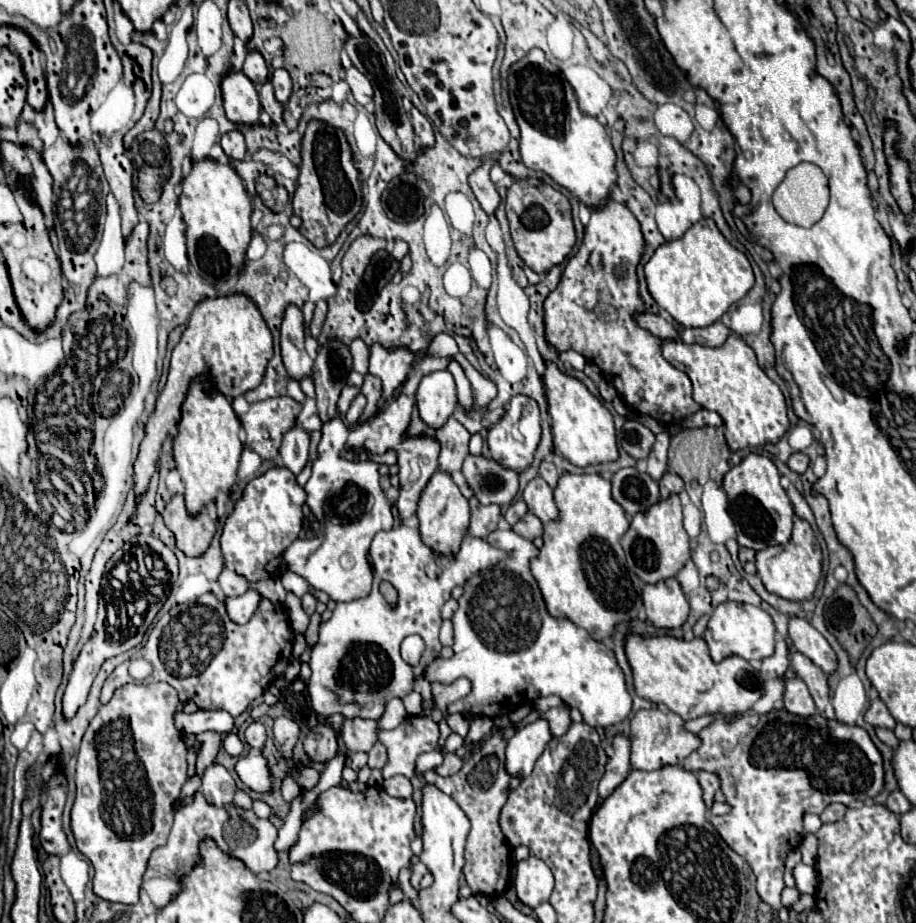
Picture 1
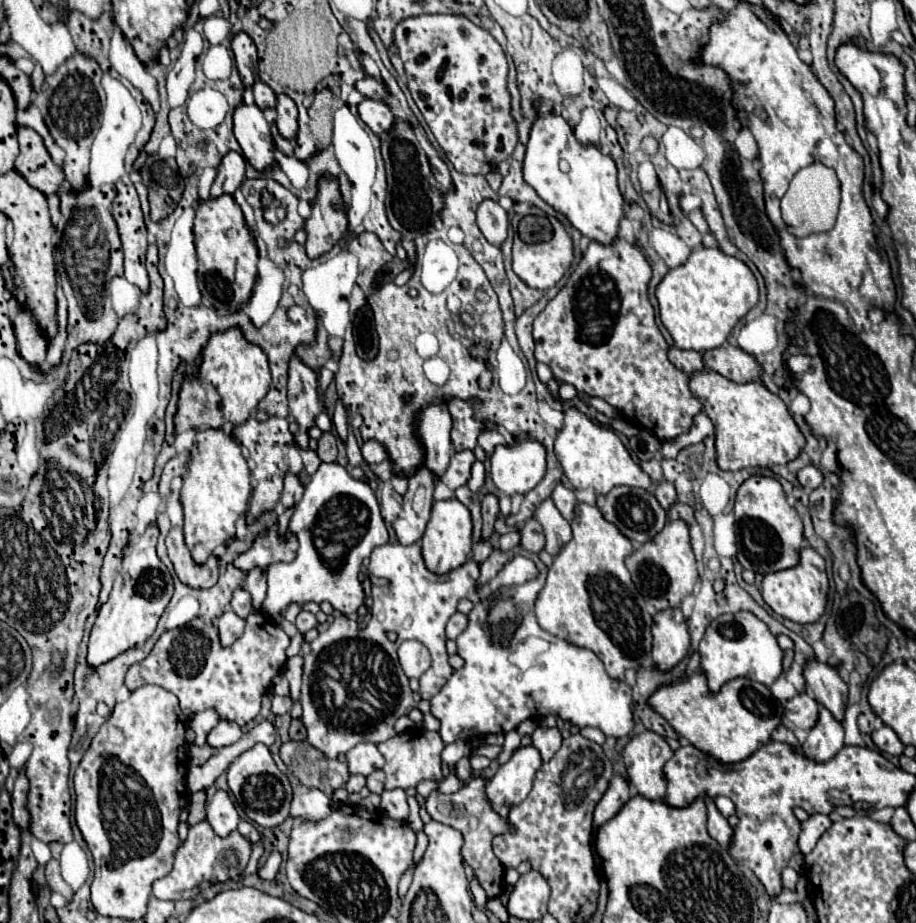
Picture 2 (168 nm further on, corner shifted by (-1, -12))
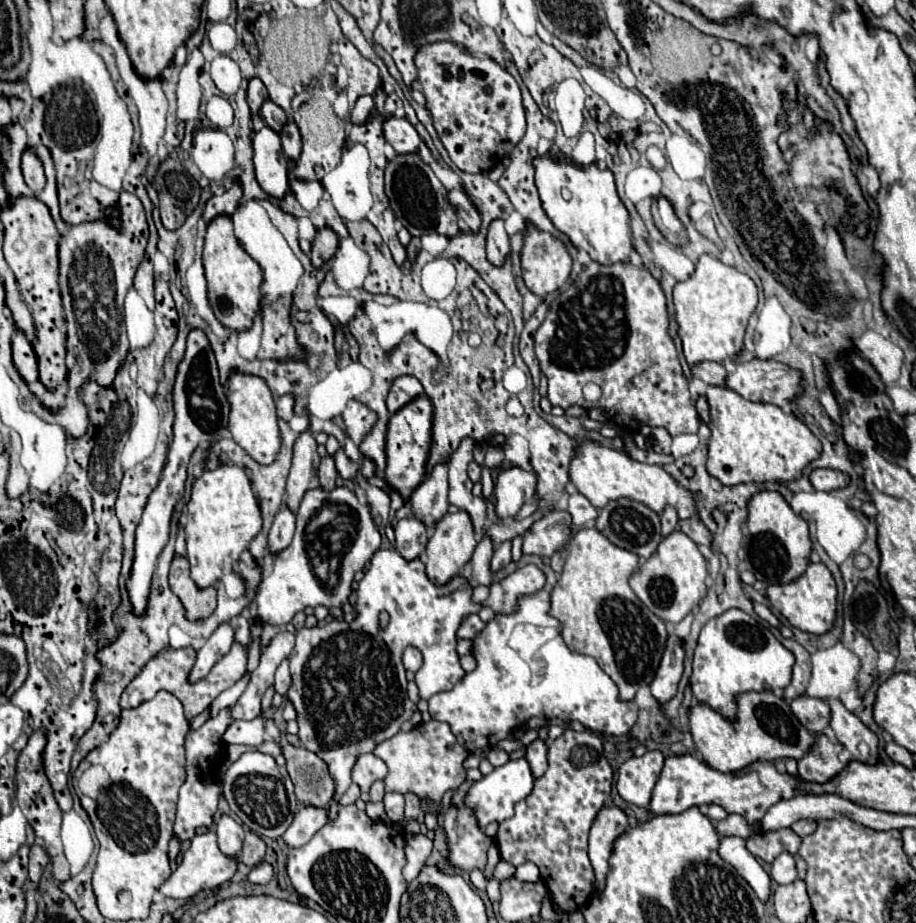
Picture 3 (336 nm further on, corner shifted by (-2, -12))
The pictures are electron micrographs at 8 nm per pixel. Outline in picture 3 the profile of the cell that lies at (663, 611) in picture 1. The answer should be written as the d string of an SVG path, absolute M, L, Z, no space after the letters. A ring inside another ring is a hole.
M676 634L668 636L664 656L656 670L656 676L650 684L652 696L662 704L676 694L676 686L682 678L682 662L684 662L684 644Z

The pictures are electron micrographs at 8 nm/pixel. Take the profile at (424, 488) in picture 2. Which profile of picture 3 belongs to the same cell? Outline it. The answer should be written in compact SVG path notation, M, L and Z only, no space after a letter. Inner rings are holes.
M402 518L396 524L396 550L406 558L406 560L414 560L418 558L428 542L428 526L416 518Z

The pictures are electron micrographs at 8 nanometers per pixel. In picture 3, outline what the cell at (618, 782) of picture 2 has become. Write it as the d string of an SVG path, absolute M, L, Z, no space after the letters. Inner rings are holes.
M606 804L592 828L590 828L590 862L592 868L596 872L596 880L598 880L598 892L602 892L604 888L604 880L606 880L606 872L608 872L608 858L612 852L612 842L628 828L628 816L624 814L624 810L616 804Z

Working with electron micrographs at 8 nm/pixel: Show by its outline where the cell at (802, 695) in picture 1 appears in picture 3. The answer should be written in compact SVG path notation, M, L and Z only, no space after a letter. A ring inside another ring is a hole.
M798 696L790 702L790 708L794 716L800 720L804 728L808 728L812 734L818 734L824 730L824 726L830 720L830 708L824 700L810 698L810 696Z

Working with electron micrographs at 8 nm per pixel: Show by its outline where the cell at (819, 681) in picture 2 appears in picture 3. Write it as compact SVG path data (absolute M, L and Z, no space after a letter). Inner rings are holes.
M828 698L826 702L830 706L830 728L834 730L838 742L846 750L850 750L854 760L868 762L868 764L878 762L876 734L868 726L864 726L858 716L854 716L850 710L846 710L846 706L840 700ZM862 746L866 750L862 750Z

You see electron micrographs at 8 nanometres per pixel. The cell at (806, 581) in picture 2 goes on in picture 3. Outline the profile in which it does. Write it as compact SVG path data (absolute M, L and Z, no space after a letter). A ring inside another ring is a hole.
M810 562L800 578L786 584L772 584L766 590L772 608L776 608L794 628L810 634L824 634L832 628L832 622L836 618L836 594L838 592L836 592L834 578L826 568L826 564L822 562L818 564Z

